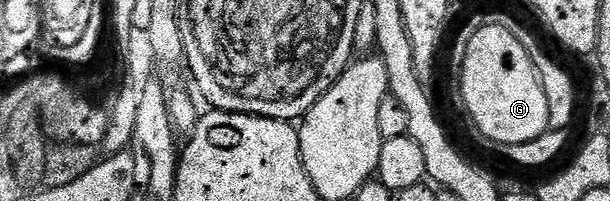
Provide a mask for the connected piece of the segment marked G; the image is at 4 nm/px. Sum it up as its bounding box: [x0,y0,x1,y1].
[460,26,550,148]

